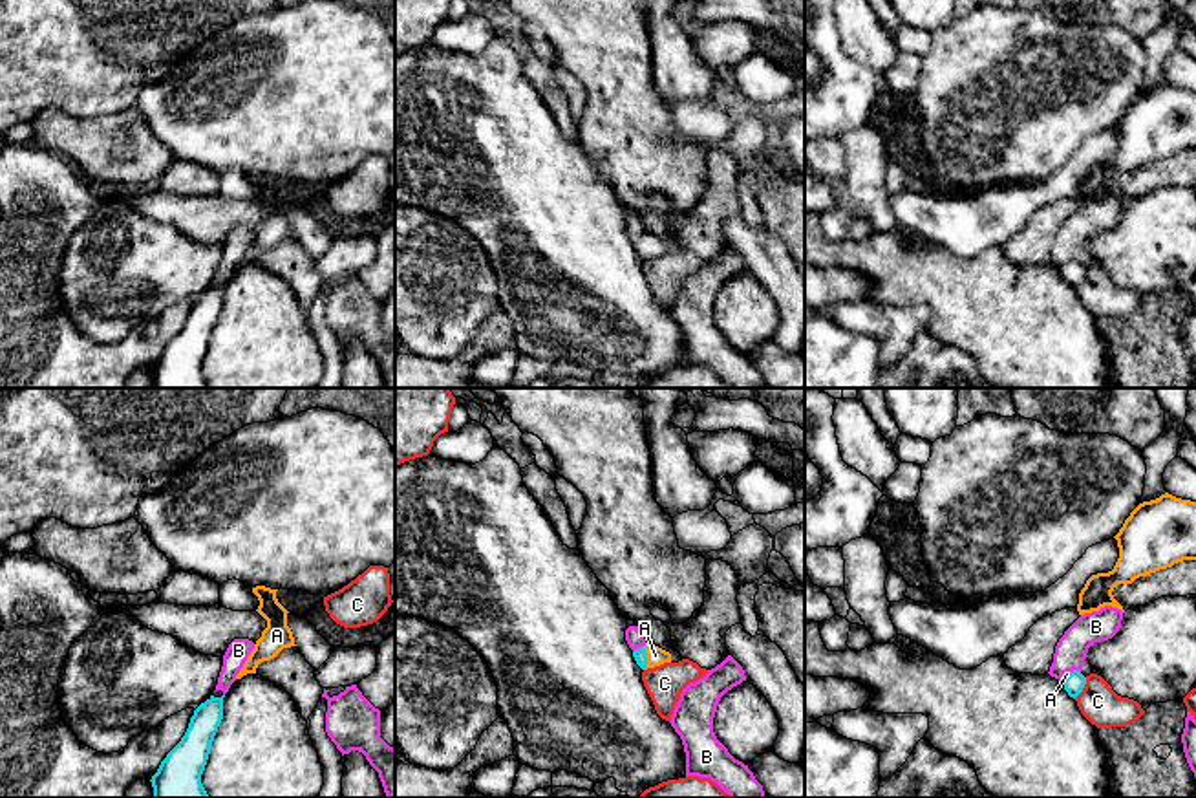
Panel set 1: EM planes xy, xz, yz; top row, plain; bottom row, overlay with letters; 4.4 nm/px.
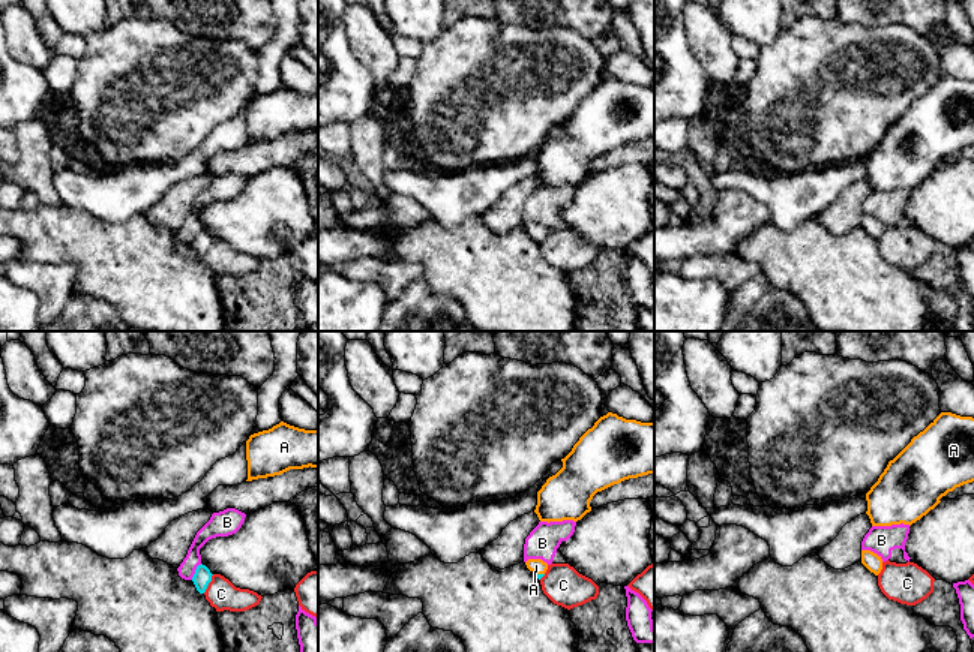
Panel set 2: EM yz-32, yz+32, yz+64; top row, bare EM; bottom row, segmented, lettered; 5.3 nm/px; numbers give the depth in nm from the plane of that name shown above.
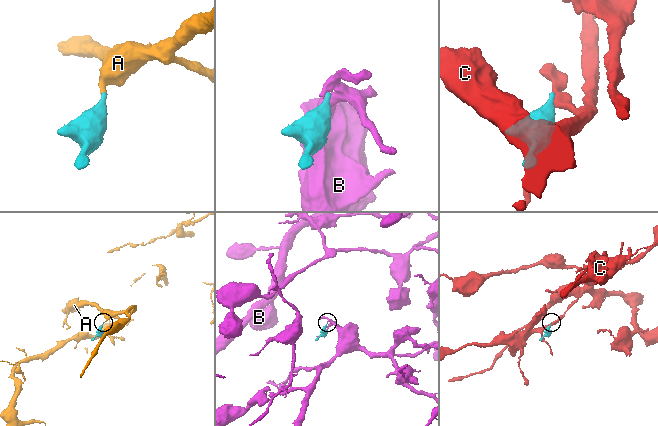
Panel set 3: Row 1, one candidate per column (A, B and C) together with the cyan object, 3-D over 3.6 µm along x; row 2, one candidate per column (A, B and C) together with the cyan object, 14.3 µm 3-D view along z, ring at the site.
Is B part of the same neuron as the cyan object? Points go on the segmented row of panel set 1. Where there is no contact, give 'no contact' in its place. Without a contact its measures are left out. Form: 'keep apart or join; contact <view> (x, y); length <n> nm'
keep apart; contact xz (639, 648); length 60 nm

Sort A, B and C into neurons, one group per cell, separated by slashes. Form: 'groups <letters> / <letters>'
groups A / B / C

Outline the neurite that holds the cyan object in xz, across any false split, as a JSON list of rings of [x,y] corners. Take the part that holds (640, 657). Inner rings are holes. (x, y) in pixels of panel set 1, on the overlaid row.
[[[646,642],[642,648],[635,650],[633,657],[642,670],[671,663],[671,653],[651,642]]]

